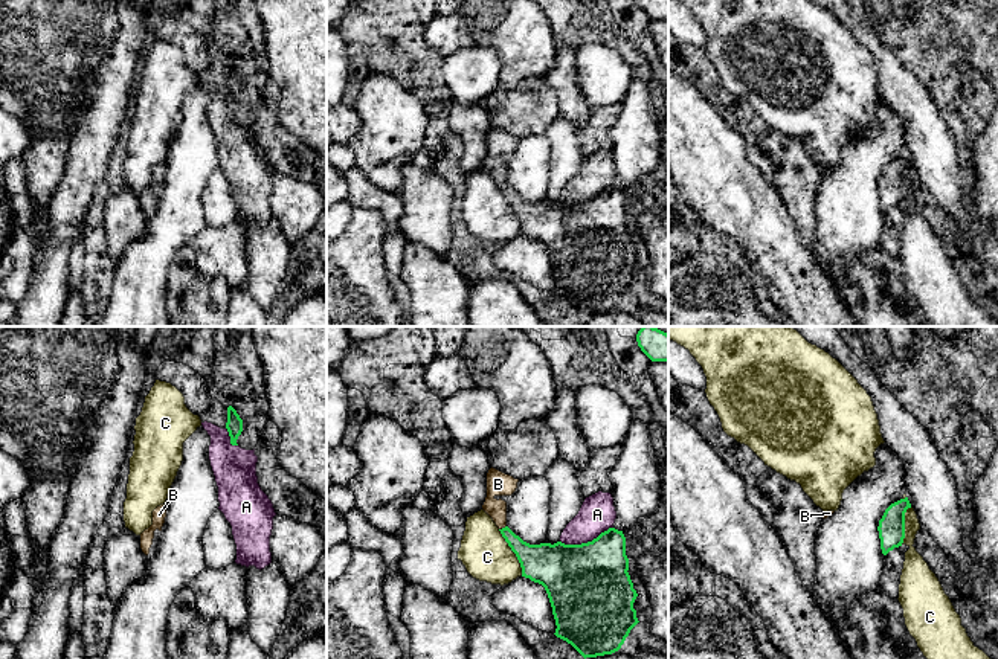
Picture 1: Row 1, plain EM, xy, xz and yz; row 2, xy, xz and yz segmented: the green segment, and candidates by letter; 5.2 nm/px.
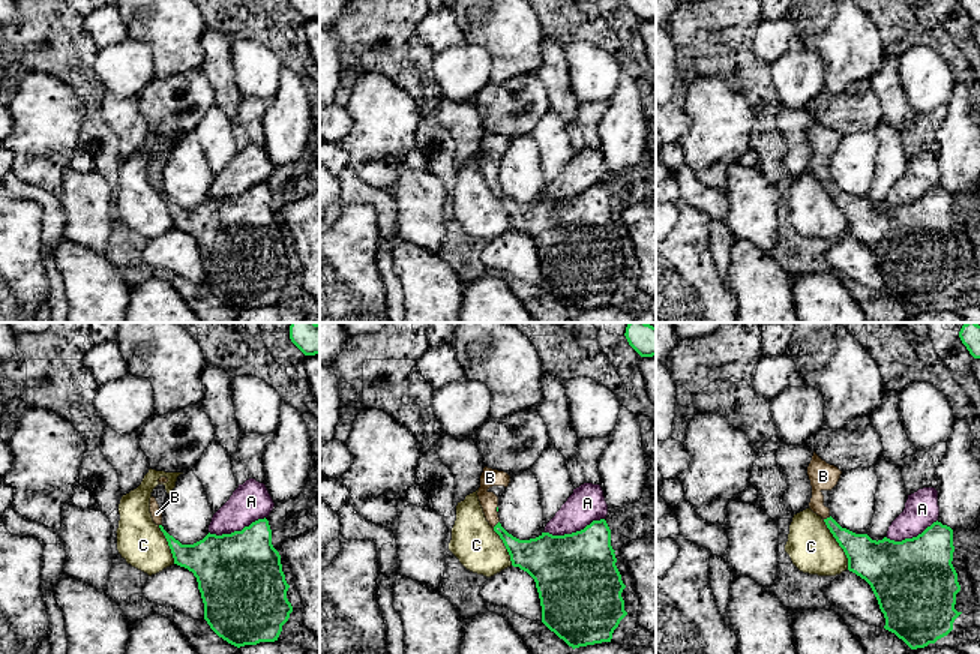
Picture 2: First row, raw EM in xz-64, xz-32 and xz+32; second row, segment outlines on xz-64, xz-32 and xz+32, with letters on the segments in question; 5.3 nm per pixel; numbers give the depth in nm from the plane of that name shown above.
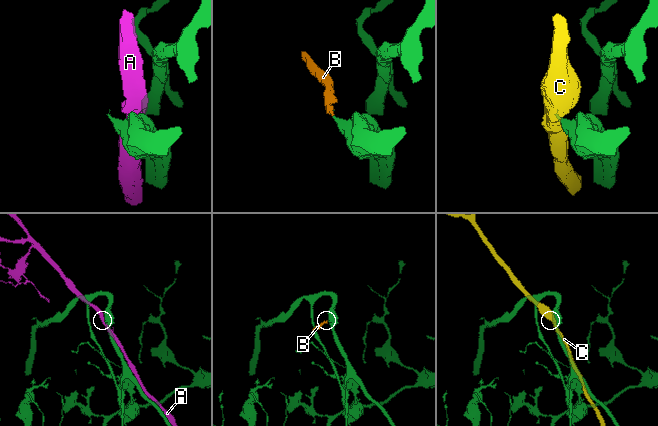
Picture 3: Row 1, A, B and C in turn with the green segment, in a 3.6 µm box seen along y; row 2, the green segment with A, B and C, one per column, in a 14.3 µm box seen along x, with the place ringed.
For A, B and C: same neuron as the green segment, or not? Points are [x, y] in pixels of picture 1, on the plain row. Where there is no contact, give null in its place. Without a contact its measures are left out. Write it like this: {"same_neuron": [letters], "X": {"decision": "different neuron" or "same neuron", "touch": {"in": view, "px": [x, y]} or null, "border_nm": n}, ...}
{"same_neuron": ["B"], "A": {"decision": "different neuron", "touch": {"in": "xz", "px": [588, 200]}, "border_nm": 300}, "B": {"decision": "same neuron", "touch": {"in": "xz", "px": [502, 186]}, "border_nm": 50}, "C": {"decision": "different neuron", "touch": {"in": "xz", "px": [513, 209]}, "border_nm": 280}}

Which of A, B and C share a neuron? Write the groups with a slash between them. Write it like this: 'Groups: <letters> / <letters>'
Groups: A / B / C

